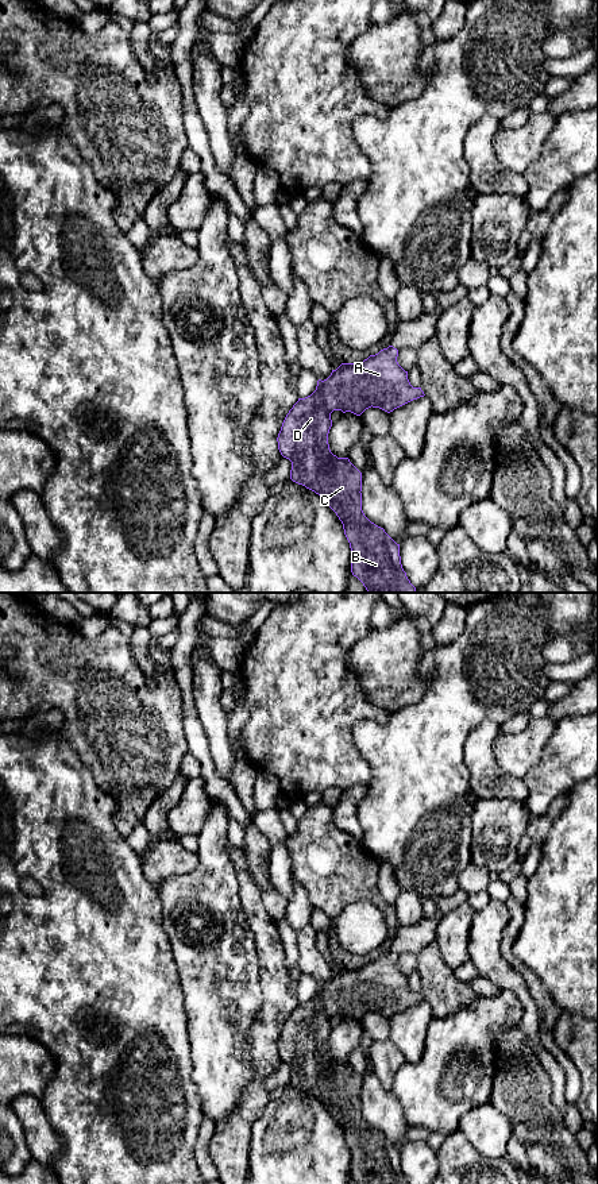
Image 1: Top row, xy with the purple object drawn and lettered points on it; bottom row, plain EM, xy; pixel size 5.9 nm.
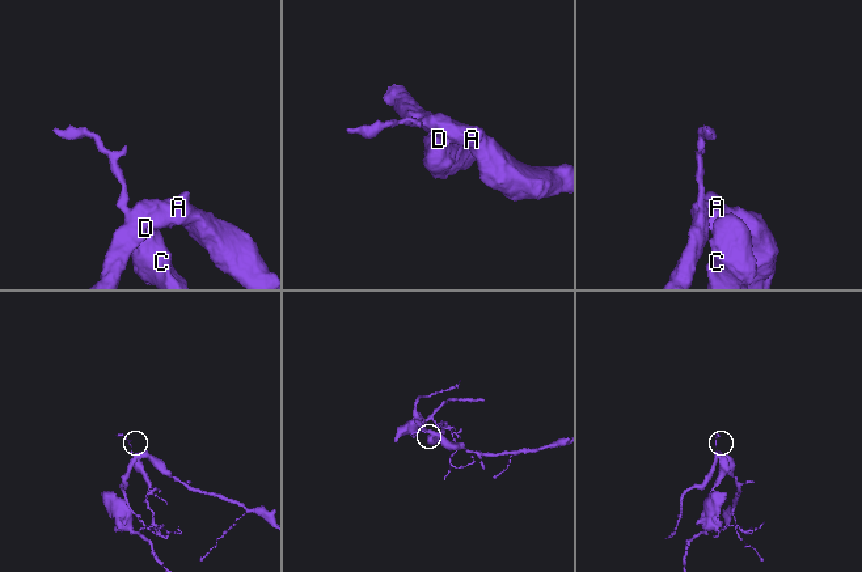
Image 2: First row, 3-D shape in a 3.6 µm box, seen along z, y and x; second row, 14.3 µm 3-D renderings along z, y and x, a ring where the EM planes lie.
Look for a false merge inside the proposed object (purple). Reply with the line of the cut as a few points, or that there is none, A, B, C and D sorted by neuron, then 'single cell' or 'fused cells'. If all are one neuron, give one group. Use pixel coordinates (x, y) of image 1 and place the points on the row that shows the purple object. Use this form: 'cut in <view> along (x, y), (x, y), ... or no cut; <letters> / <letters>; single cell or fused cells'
cut in xy along (321, 381), (316, 389), (316, 398), (330, 413); A / B C D; fused cells

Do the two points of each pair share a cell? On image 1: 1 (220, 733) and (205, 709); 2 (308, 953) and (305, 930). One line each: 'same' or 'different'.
1: same
2: same

